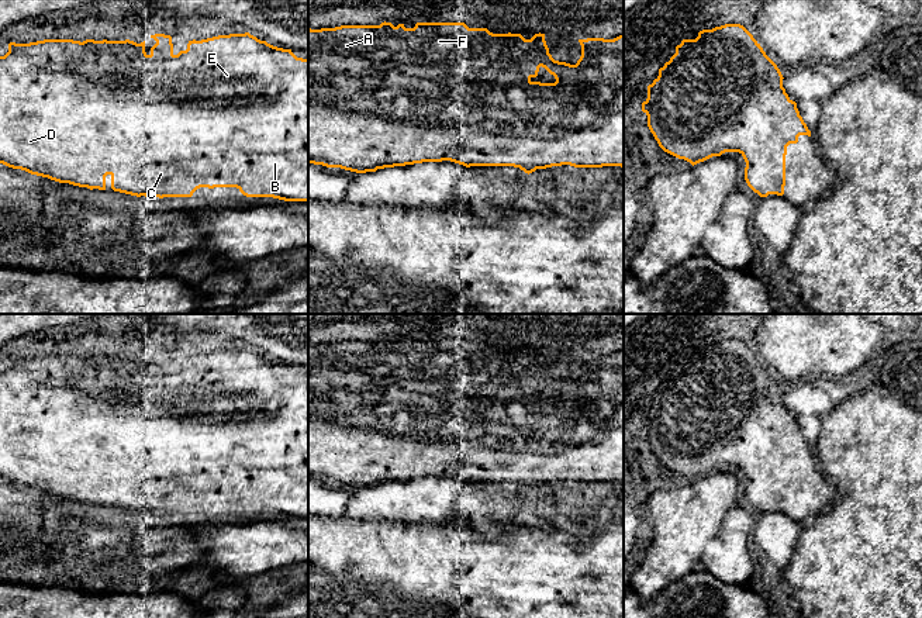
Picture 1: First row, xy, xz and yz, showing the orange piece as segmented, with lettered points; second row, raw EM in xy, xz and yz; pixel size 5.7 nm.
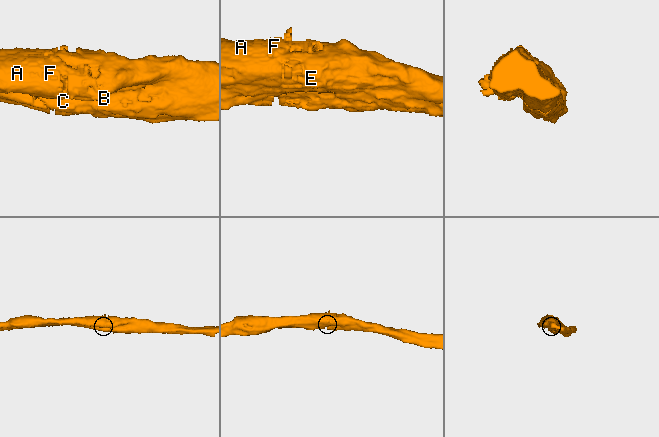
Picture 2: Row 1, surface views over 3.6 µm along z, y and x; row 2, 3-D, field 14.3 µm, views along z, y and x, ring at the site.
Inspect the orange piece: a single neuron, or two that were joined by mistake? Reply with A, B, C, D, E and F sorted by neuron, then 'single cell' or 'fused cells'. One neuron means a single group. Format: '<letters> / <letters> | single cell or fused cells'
A B C D E F | single cell

